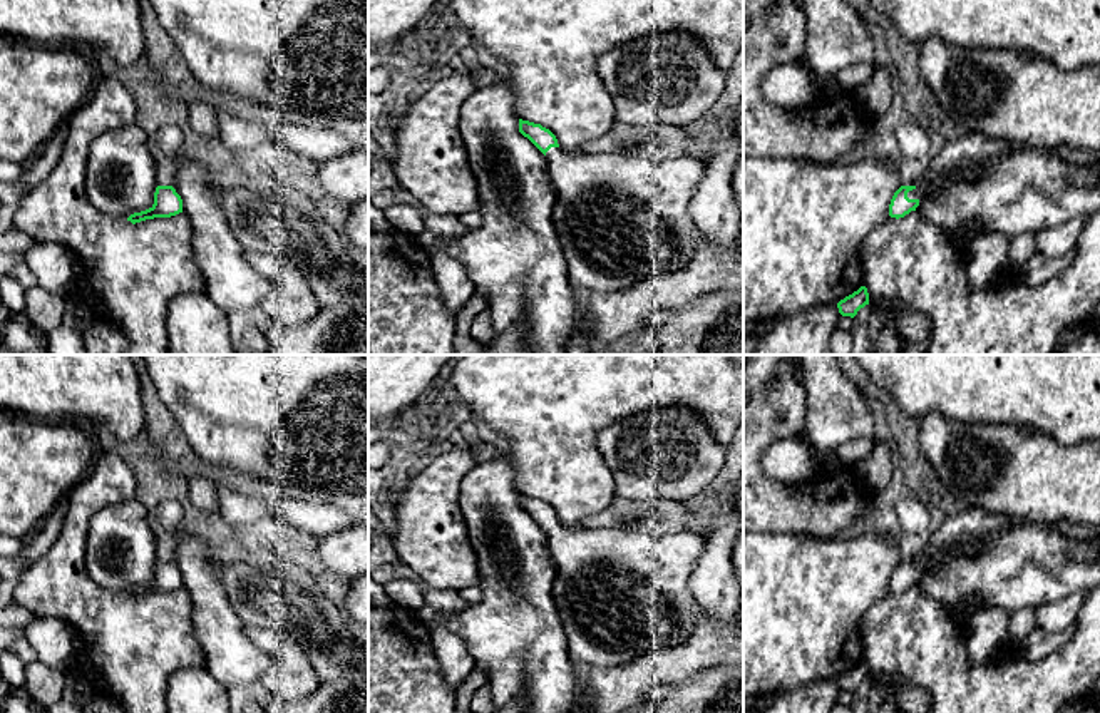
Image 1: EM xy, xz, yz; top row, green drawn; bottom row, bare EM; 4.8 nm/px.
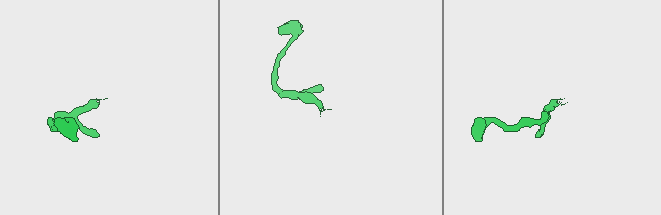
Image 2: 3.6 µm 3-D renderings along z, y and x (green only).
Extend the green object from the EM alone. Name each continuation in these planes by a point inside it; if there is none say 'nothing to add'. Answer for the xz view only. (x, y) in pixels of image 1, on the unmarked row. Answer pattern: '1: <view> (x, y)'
1: xz (620, 596)

